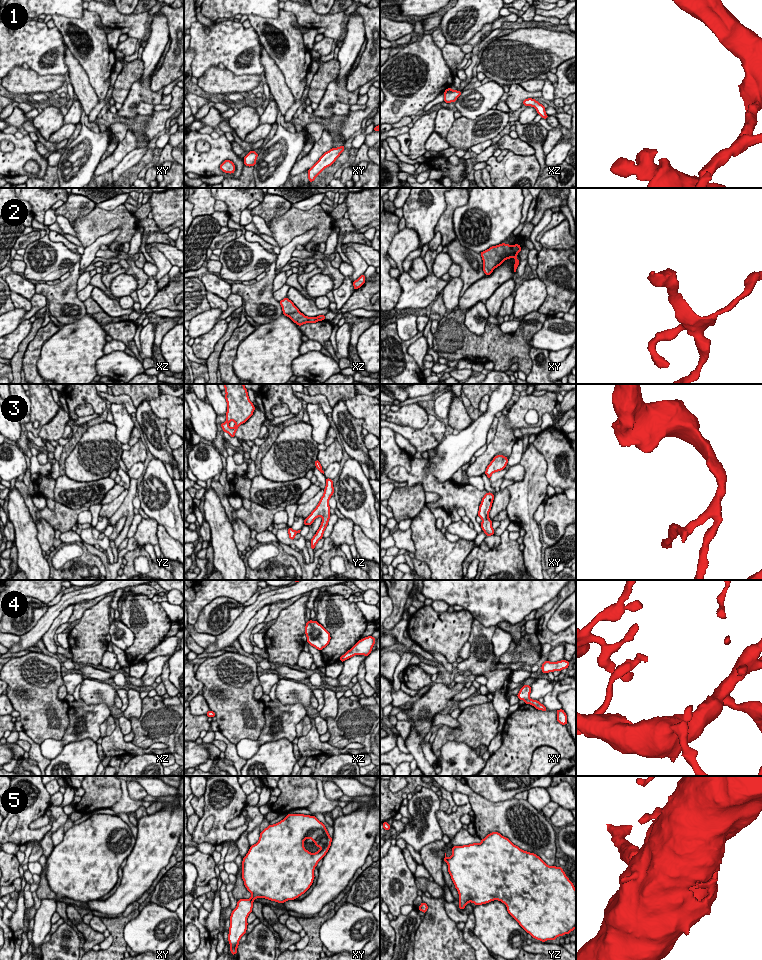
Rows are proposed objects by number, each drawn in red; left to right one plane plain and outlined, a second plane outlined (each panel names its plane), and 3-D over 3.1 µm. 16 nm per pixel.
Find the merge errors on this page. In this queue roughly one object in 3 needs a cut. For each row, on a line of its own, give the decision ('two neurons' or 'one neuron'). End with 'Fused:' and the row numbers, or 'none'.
1: one neuron
2: two neurons
3: one neuron
4: one neuron
5: one neuron
Fused: 2

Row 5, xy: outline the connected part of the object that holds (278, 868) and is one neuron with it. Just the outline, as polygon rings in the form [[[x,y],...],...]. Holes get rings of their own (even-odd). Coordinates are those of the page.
[[[288,814],[280,822],[269,825],[260,833],[260,838],[250,849],[242,861],[242,879],[247,890],[252,894],[250,899],[240,899],[230,916],[228,941],[233,956],[241,937],[247,930],[247,918],[252,912],[253,901],[265,898],[278,903],[294,900],[304,894],[312,885],[314,869],[326,855],[332,838],[325,825],[315,816],[304,814]],[[311,839],[321,849],[310,853],[304,848],[304,840]]]

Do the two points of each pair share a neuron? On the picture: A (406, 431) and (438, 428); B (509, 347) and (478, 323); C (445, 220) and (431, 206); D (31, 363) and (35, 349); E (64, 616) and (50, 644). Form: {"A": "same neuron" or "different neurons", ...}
{"A": "same neuron", "B": "different neurons", "C": "different neurons", "D": "same neuron", "E": "same neuron"}

